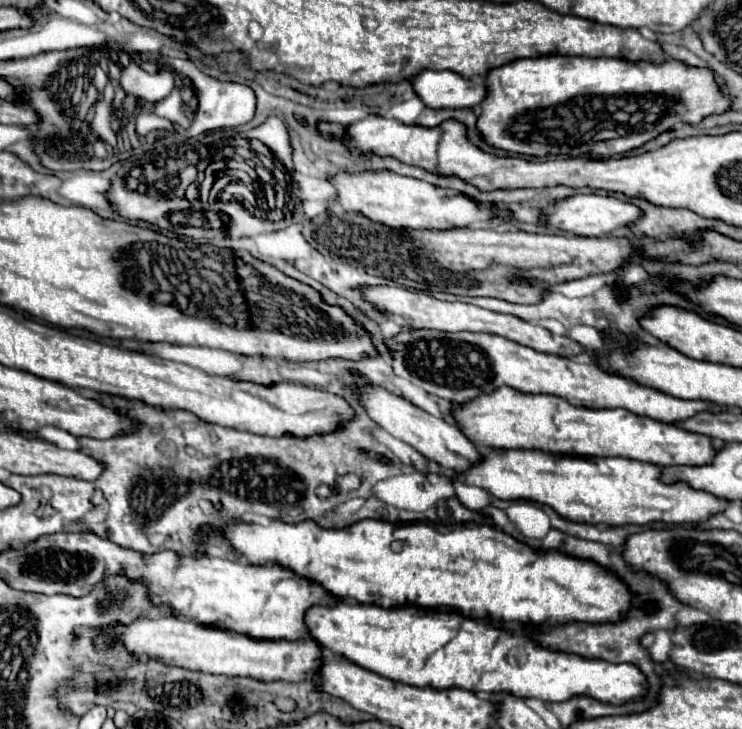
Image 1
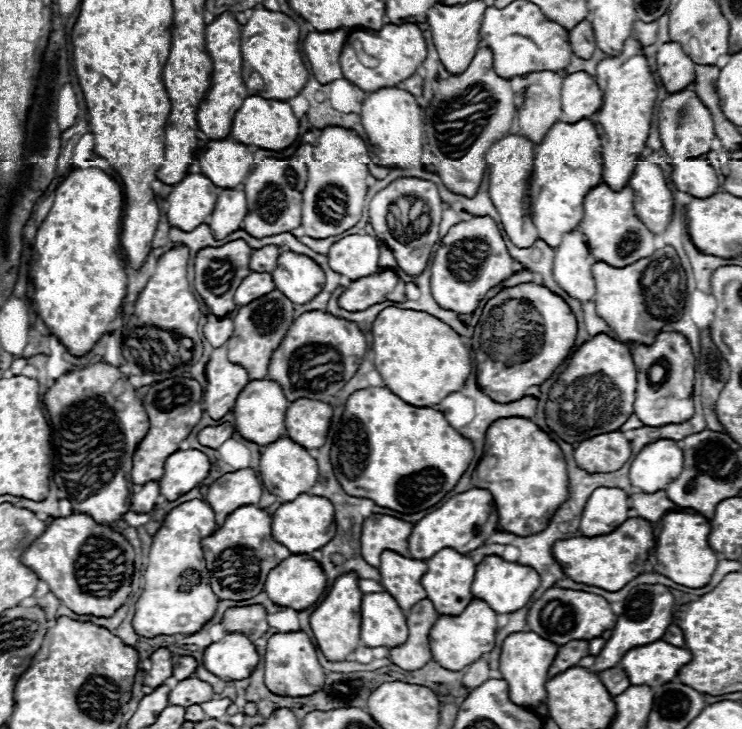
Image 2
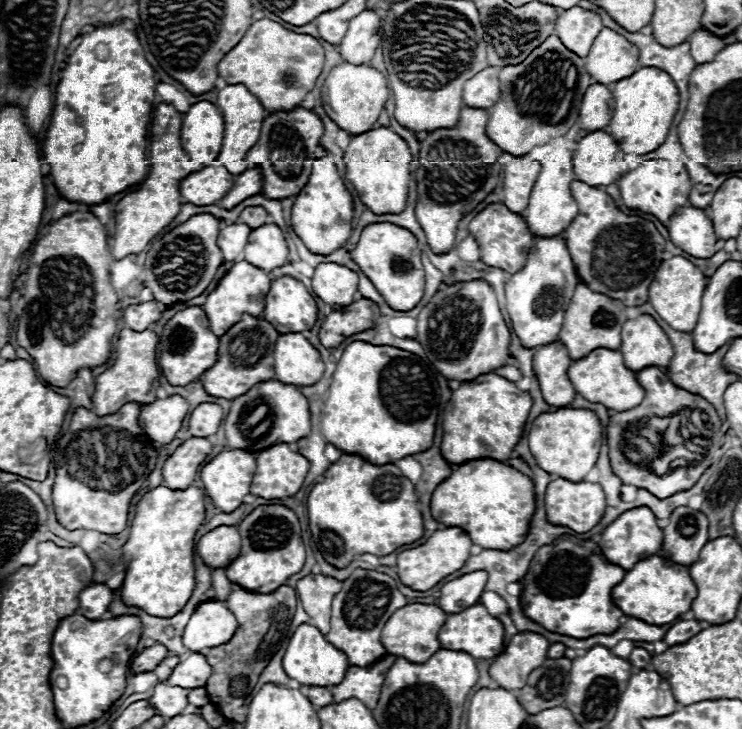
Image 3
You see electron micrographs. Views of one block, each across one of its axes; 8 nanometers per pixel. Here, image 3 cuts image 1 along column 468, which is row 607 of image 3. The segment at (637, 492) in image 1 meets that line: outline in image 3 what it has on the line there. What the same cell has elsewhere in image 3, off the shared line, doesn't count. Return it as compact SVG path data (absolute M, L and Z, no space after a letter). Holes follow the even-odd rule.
M474 604L458 614L448 614L438 640L446 650L462 650L478 660L486 660L504 650L504 626L482 604Z

